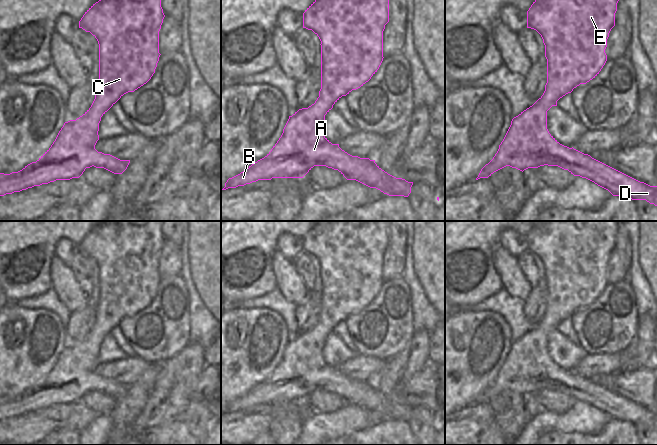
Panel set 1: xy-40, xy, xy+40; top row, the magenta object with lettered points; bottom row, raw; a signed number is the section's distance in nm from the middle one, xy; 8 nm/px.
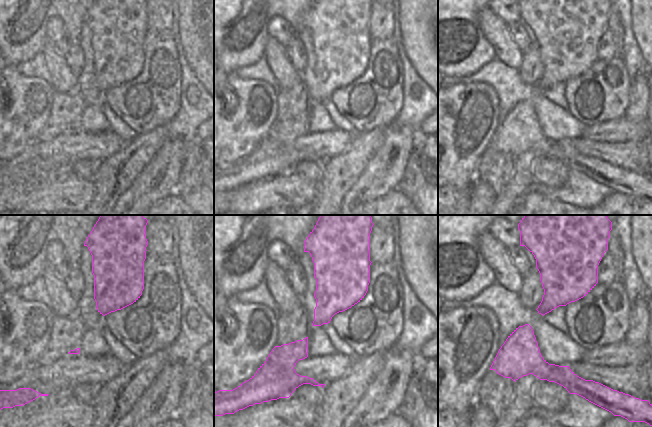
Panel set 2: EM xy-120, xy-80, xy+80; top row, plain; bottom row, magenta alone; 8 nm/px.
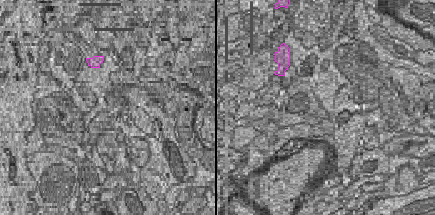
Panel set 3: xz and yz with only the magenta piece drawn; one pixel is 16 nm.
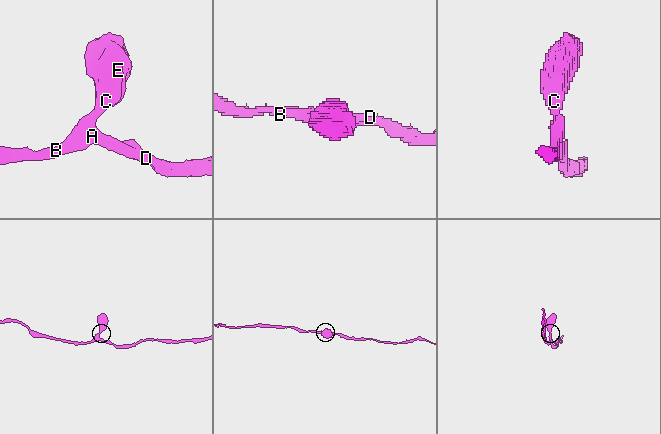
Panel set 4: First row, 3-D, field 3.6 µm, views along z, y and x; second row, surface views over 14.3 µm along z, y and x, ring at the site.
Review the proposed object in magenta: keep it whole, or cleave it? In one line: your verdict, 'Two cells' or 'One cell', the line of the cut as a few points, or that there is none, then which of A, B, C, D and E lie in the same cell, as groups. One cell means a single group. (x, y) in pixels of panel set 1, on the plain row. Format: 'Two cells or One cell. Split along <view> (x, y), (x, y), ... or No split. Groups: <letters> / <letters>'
One cell. No split. Groups: A B C D E

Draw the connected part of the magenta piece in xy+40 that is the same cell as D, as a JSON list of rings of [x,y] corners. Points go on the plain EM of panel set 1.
[[[537,221],[527,235],[527,252],[536,254],[542,261],[547,283],[547,307],[543,319],[529,332],[514,341],[511,349],[499,369],[493,383],[480,395],[476,404],[488,402],[494,396],[510,390],[520,395],[540,390],[558,390],[568,394],[574,400],[586,402],[608,414],[613,420],[624,420],[632,424],[646,424],[657,430],[657,410],[640,406],[576,373],[560,368],[547,353],[547,335],[557,330],[557,325],[580,308],[586,308],[595,302],[607,285],[605,273],[611,253],[615,250],[615,237],[618,223],[616,221]]]

